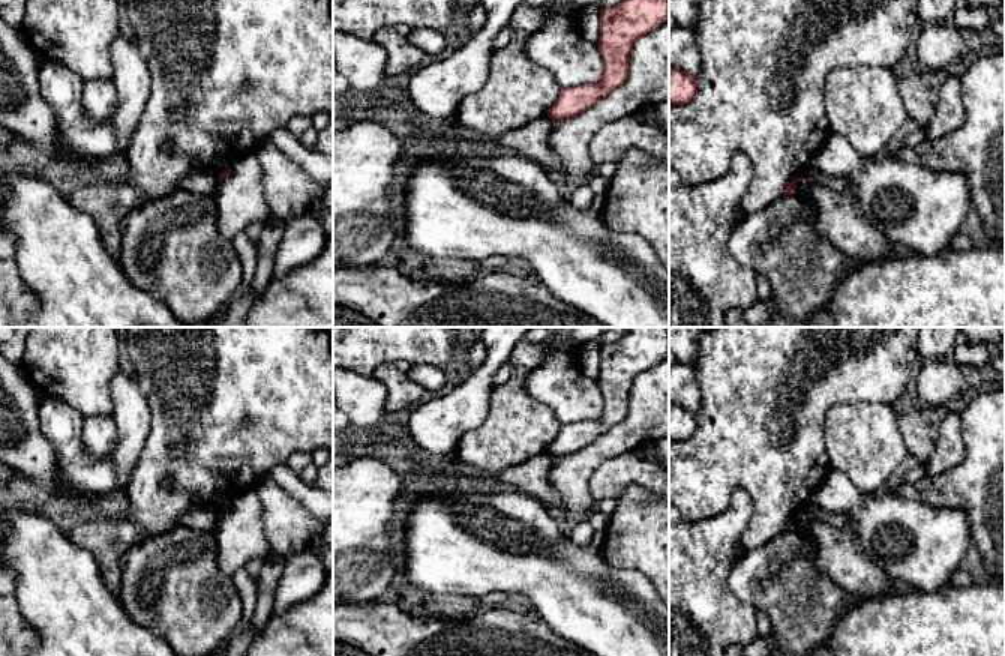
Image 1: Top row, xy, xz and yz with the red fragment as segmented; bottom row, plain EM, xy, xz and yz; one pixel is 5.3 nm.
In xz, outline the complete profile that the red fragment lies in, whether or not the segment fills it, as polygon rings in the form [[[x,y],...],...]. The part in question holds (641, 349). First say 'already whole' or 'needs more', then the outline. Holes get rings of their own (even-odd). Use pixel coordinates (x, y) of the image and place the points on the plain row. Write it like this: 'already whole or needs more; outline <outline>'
already whole; outline [[[632,327],[621,339],[600,345],[597,383],[603,395],[603,414],[598,420],[561,425],[548,453],[552,458],[570,456],[620,423],[627,416],[634,378],[664,360],[668,354],[666,327]]]

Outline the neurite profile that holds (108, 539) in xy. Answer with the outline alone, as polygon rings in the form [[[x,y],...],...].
[[[82,516],[66,524],[66,534],[75,545],[93,554],[100,578],[111,590],[120,585],[126,551],[148,539],[146,528],[128,518],[90,519]]]

